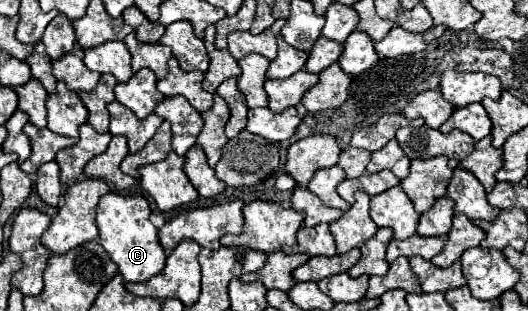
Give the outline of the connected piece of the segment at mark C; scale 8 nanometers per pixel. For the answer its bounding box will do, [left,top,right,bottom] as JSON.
[96,192,166,282]

